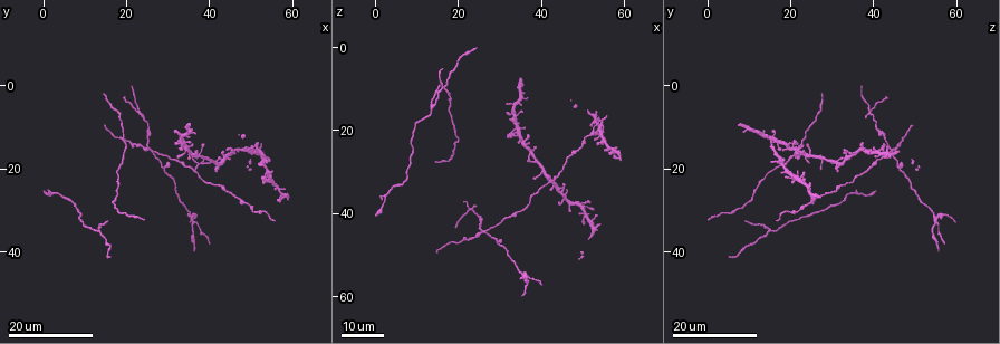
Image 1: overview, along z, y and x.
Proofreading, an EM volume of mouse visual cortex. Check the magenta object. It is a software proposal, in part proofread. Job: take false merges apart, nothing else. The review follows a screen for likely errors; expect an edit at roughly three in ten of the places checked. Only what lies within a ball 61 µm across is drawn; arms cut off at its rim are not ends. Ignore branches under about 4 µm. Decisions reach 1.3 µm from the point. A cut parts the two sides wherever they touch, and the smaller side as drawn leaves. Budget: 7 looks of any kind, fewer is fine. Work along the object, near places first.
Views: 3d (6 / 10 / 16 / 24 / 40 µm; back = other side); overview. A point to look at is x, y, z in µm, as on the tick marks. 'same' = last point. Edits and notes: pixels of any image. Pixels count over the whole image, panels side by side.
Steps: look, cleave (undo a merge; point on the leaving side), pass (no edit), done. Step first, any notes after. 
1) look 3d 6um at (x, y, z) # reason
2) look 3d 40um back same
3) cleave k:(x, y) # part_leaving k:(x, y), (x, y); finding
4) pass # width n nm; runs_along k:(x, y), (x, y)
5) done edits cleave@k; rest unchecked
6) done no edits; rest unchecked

look 3d 24um at (22.5, 6.5, 39.0) # four or more arms meet

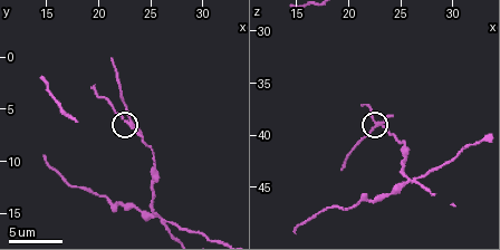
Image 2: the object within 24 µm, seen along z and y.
look 3d 10um at (23.0, 6.4, 39.0) # zoom in

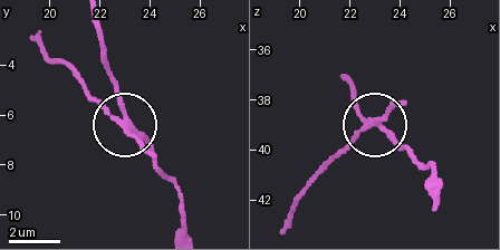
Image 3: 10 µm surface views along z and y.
cleave 3:(102, 104) # arms 4; part_leaving 3:(123, 125), (35, 40); two neurons meet here

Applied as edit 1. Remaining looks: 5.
look overview

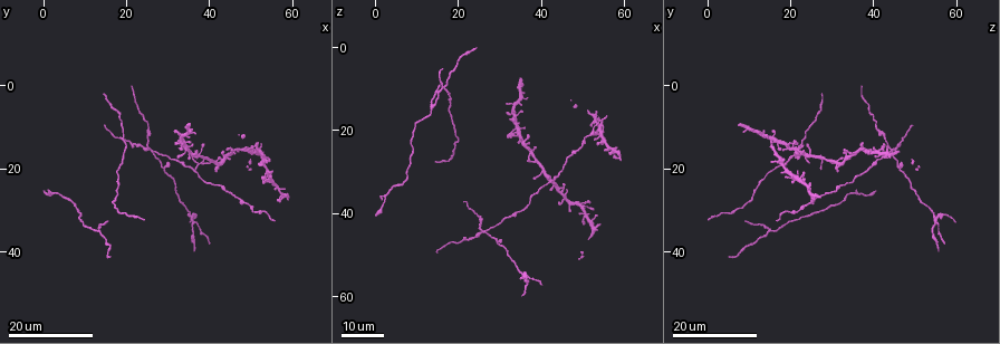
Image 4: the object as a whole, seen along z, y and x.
look 3d 16um at (27.0, 16.0, 44.0) # arms part here

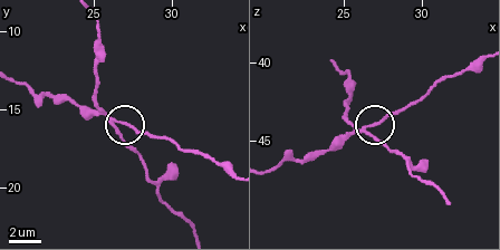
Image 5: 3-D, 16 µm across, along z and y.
look 3d 10um at (26.4, 16.4, 44.4)

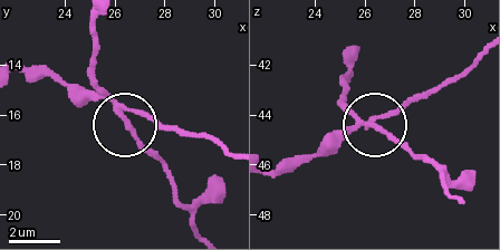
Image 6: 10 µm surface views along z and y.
cleave 6:(84, 90) # width 190 nm; part_leaving 6:(116, 102), (165, 125), (210, 136), (229, 151); two neurons meet here

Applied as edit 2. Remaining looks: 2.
done edits cleave@3, cleave@6; rest unchecked

